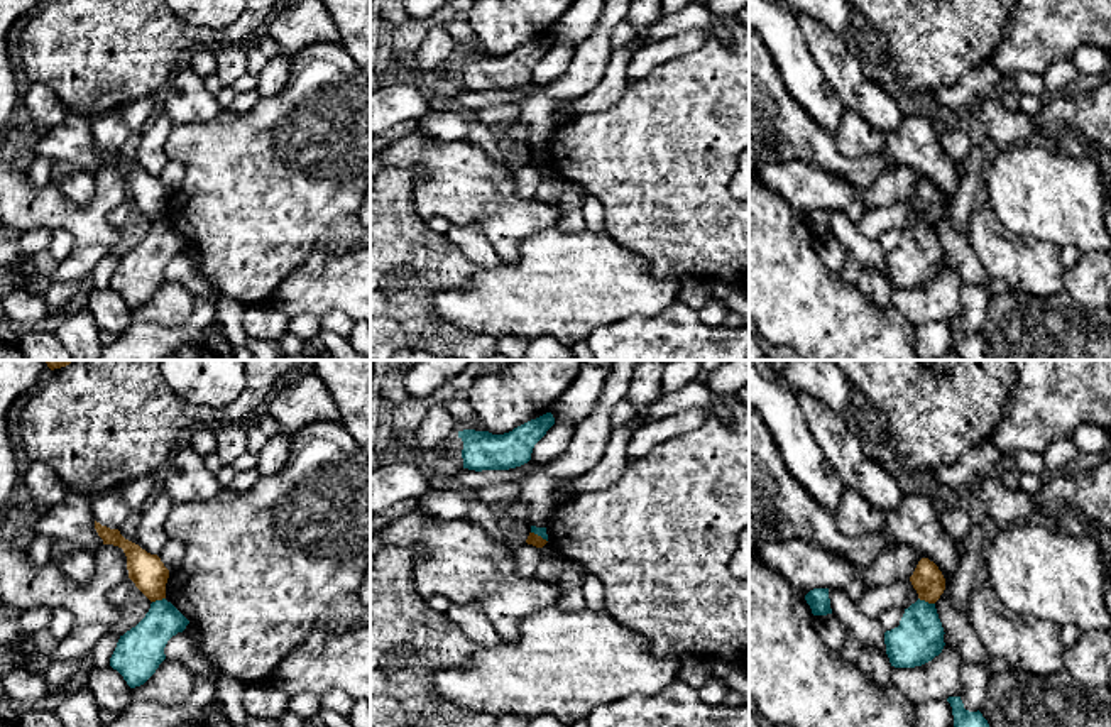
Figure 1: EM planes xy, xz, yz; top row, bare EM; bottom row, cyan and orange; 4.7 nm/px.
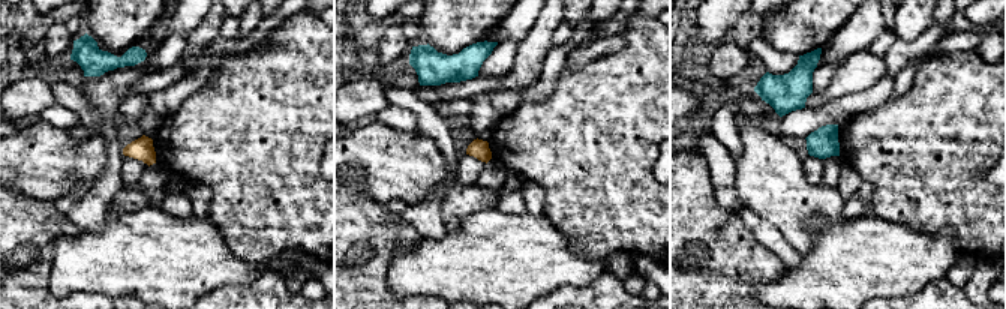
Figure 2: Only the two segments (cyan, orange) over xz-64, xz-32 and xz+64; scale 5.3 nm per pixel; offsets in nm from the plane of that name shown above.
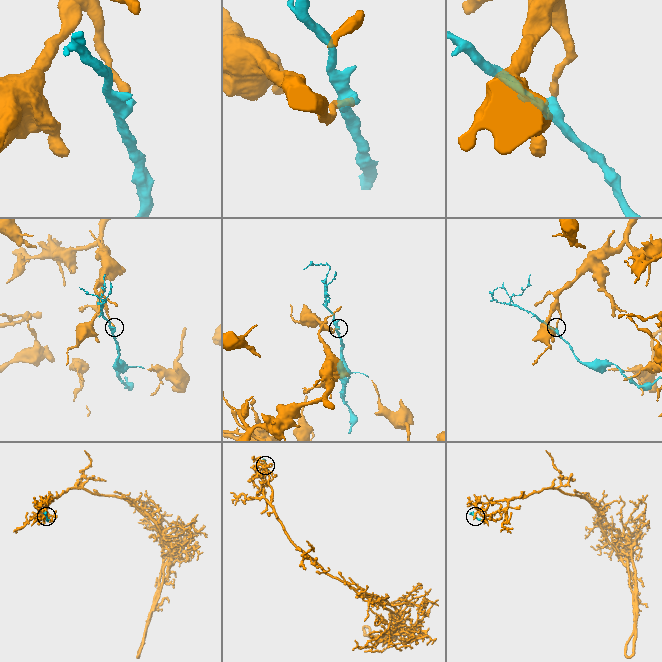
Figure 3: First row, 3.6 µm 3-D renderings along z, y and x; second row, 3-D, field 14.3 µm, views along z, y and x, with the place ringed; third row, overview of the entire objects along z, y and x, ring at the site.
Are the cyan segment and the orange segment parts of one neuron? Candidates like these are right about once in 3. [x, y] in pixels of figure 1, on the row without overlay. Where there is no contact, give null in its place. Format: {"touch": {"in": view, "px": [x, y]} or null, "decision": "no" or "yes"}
{"touch": {"in": "yz", "px": [927, 224]}, "decision": "no"}

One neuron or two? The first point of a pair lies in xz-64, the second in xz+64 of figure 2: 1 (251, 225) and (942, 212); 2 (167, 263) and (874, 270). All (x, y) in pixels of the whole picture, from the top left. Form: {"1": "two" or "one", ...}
{"1": "one", "2": "one"}

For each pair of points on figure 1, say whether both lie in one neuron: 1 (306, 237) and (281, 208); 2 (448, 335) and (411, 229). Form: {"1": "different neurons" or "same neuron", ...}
{"1": "same neuron", "2": "same neuron"}

